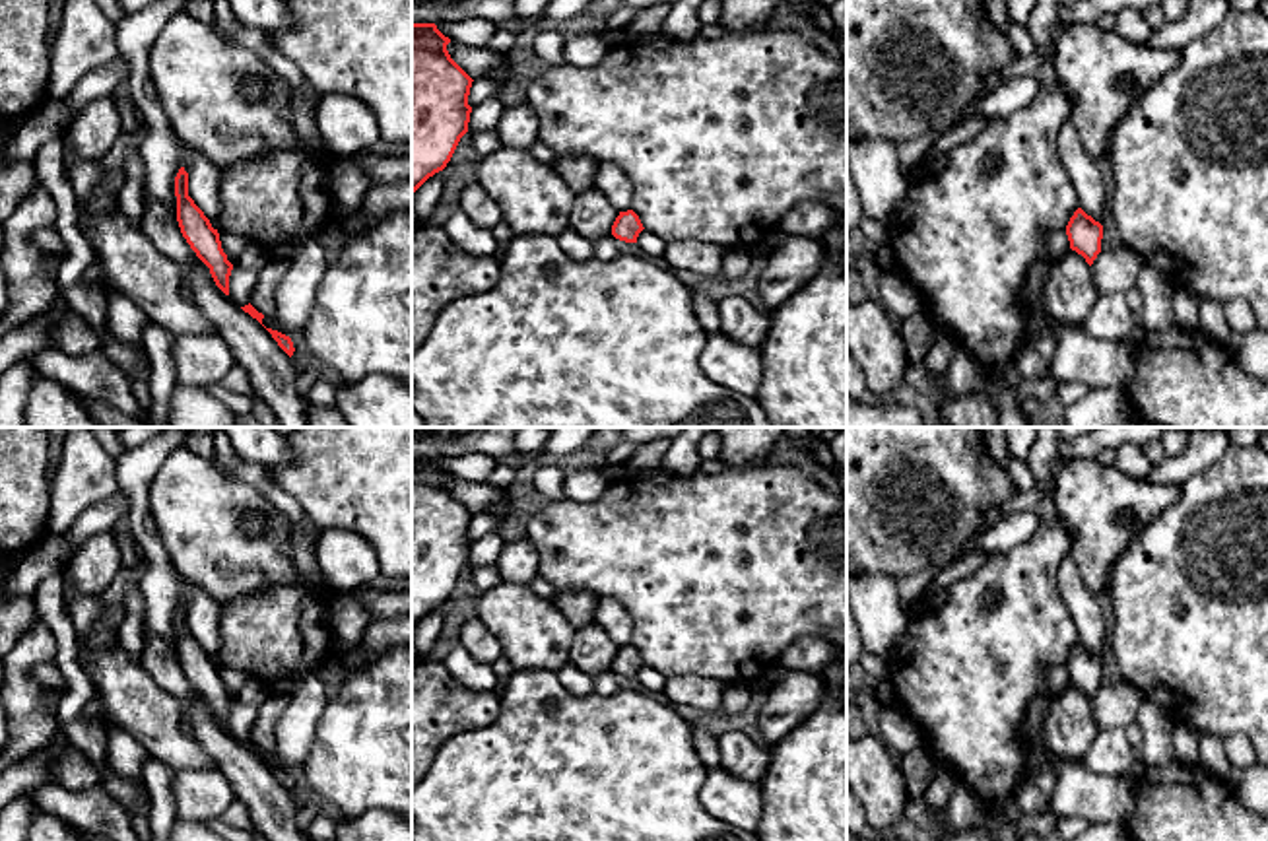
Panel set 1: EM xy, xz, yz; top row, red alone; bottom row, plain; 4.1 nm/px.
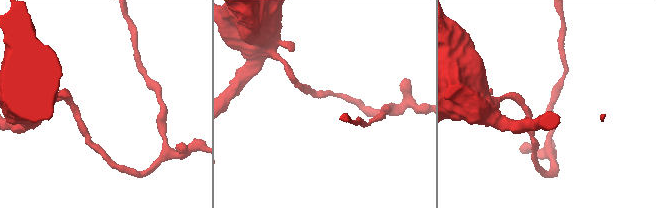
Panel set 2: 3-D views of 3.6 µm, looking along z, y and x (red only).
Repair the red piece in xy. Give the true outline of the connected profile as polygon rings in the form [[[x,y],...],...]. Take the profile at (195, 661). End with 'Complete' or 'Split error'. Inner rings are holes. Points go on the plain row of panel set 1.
[[[184,602],[175,612],[177,656],[183,672],[196,691],[210,703],[216,721],[229,730],[229,711],[233,699],[221,684],[219,668],[212,662],[204,647],[188,631],[188,608]]]. Complete

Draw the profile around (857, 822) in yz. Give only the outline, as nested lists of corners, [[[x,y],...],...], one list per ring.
[[[847,785],[847,831],[856,835],[870,833],[866,810],[849,785]]]

